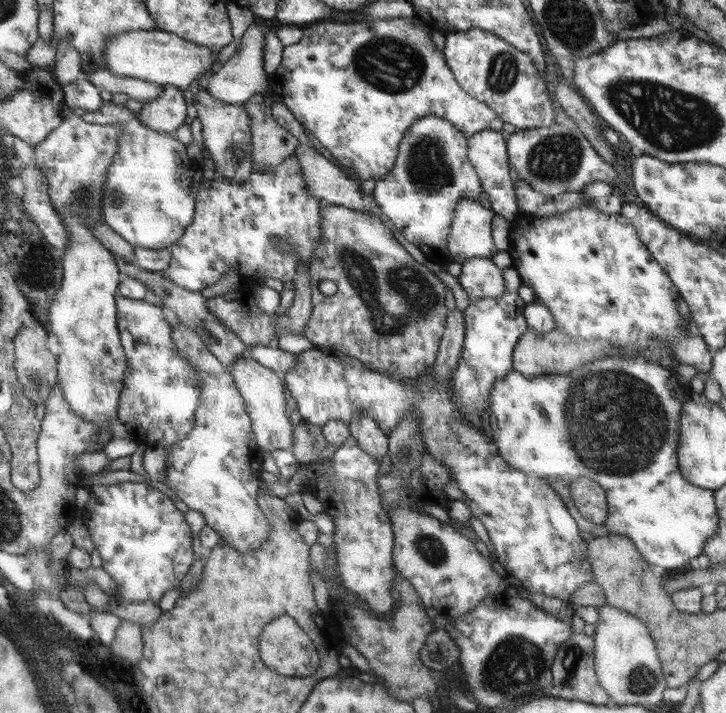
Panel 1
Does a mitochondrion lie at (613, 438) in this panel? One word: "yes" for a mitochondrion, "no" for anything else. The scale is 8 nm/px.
yes

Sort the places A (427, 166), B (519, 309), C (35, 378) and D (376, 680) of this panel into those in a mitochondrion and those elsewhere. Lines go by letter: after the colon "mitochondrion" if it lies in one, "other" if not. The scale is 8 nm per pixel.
A: mitochondrion
B: other
C: mitochondrion
D: other

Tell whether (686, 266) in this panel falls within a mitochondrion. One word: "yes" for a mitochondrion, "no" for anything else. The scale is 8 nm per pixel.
no

